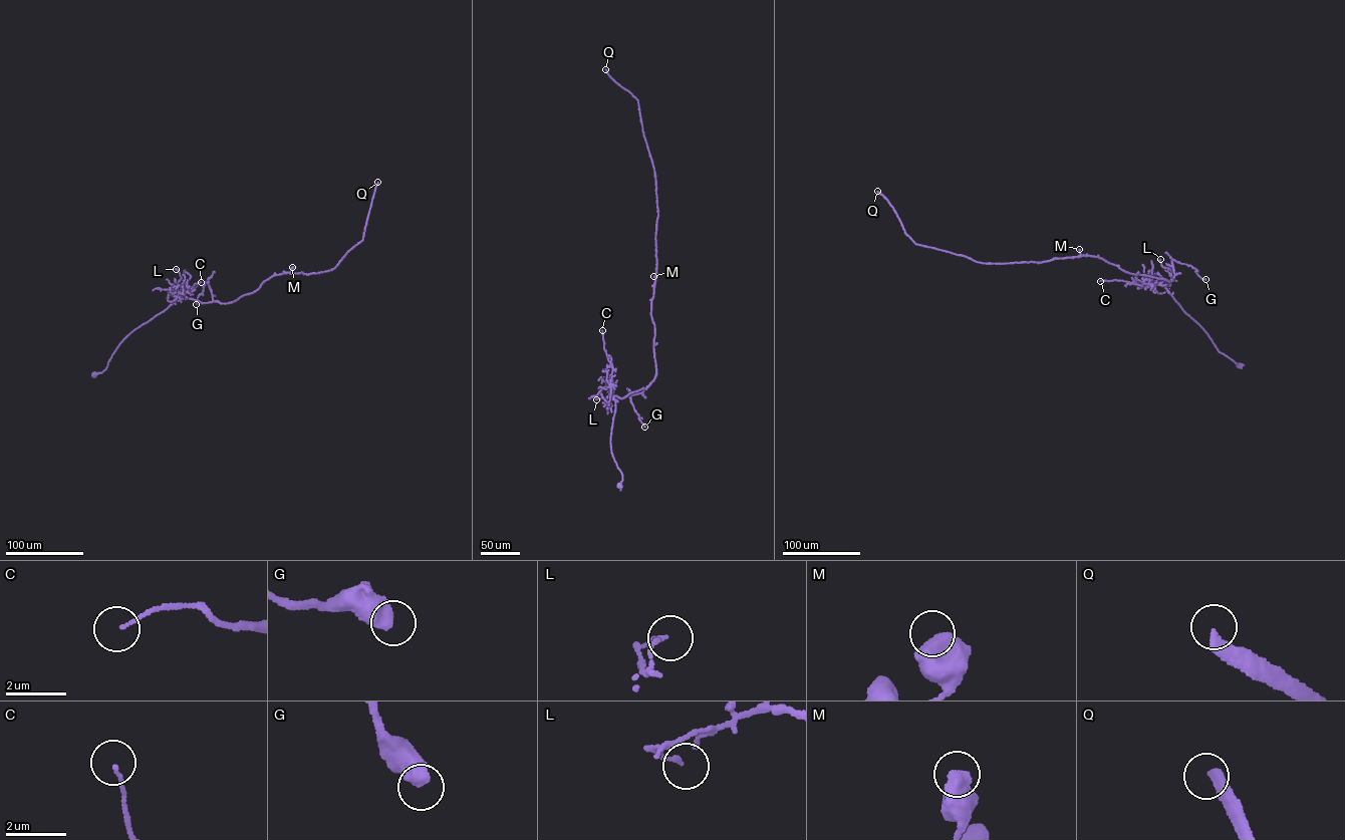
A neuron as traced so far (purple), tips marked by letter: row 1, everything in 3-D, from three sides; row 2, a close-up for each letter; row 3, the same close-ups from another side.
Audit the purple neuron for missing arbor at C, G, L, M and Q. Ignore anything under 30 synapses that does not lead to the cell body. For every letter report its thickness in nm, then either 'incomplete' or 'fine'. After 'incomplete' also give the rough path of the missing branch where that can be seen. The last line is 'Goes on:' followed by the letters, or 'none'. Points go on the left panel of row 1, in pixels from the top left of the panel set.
C: calibre 100 nm; fine
G: calibre 600 nm; fine
L: calibre 120 nm; fine
M: calibre 700 nm; fine
Q: calibre 320 nm; incomplete; course (377, 182), (395, 160), (426, 134)
Goes on: Q

